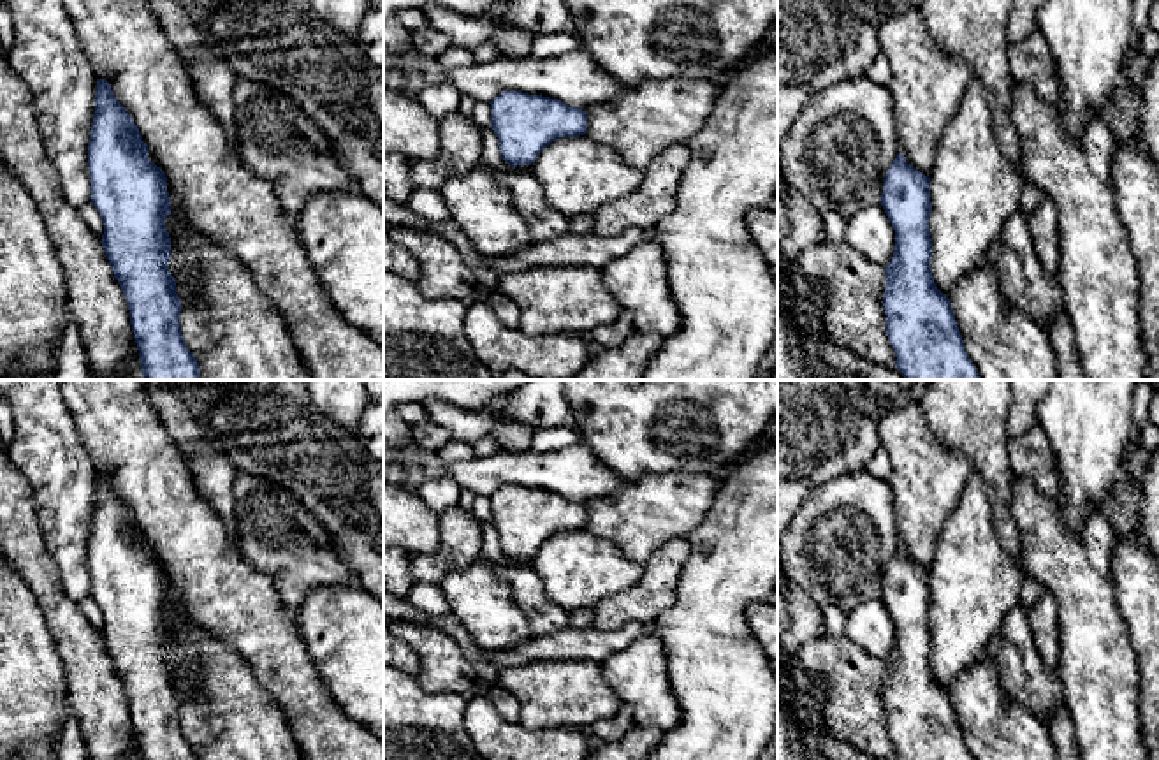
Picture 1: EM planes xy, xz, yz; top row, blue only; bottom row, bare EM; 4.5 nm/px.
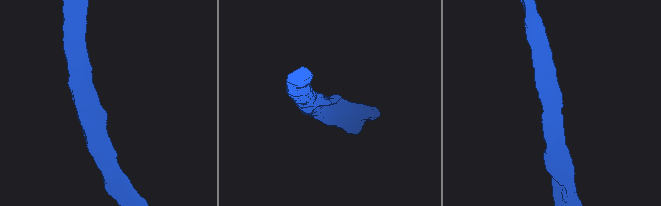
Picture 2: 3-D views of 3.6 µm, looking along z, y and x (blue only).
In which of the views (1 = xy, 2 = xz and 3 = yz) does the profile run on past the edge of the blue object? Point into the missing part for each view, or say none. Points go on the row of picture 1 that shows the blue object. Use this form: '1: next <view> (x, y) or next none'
1: next none
2: next none
3: next none

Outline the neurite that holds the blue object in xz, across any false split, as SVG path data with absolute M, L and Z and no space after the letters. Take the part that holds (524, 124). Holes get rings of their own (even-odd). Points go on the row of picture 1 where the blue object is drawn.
M503 91L489 104L499 153L512 167L533 164L552 141L579 137L587 130L586 111L558 99Z

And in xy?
M97 79L88 142L91 202L104 222L104 253L128 303L142 376L144 380L202 380L199 362L181 334L181 301L167 267L171 259L171 238L165 229L165 218L171 215L167 178L149 160L148 151L137 125L116 100L111 84Z

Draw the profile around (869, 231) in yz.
M869 204L846 220L844 243L886 267L895 252L895 230L881 204Z

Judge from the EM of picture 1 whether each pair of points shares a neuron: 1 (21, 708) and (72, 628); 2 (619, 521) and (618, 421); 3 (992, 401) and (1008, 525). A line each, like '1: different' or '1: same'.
1: different
2: different
3: same

